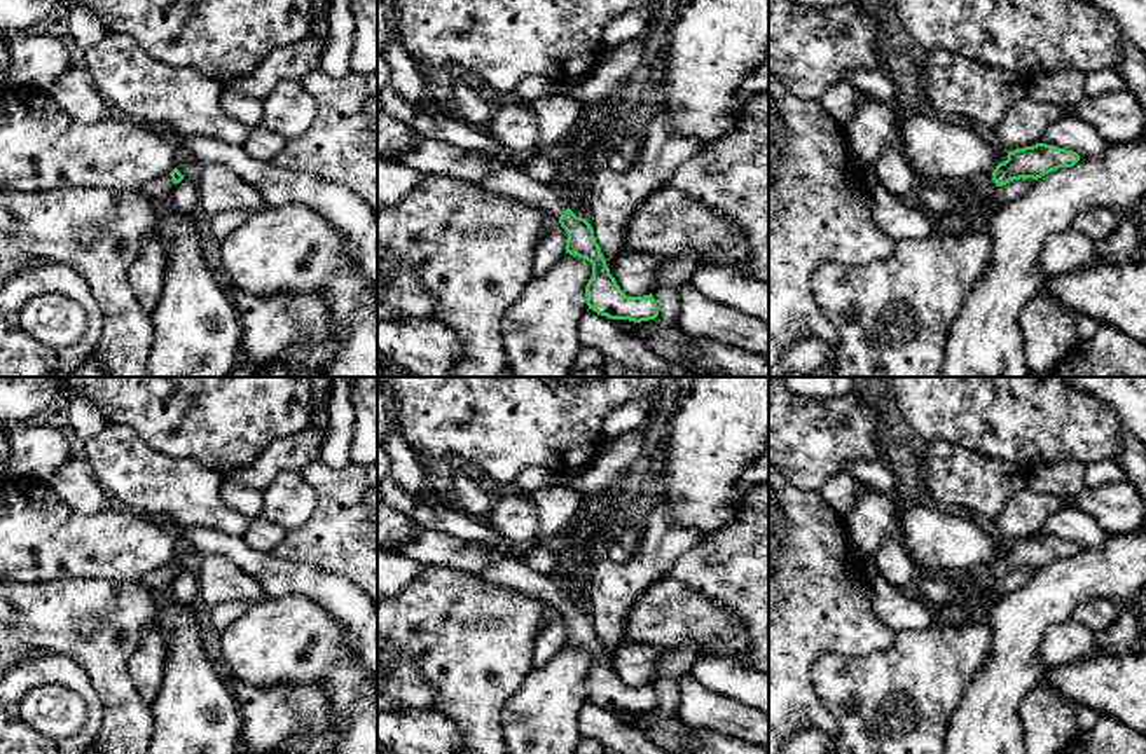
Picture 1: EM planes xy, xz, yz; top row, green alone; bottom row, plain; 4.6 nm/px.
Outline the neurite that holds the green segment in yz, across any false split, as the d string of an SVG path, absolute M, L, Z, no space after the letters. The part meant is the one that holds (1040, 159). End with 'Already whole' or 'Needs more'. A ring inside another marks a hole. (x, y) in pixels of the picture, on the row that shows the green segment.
M1046 143L1017 148L1008 152L1008 159L999 162L992 173L975 180L982 187L1003 187L1013 180L1038 180L1059 168L1073 168L1080 155L1073 150L1059 148Z. Needs more

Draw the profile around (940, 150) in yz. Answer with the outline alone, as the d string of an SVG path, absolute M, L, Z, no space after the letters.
M914 108L900 122L900 150L926 183L971 183L992 173L1004 152L971 127L926 108Z

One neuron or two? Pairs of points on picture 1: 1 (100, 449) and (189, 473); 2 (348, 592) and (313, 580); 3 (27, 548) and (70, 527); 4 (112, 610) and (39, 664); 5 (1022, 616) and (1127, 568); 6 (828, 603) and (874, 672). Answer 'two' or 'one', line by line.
1: one
2: one
3: one
4: two
5: one
6: two

